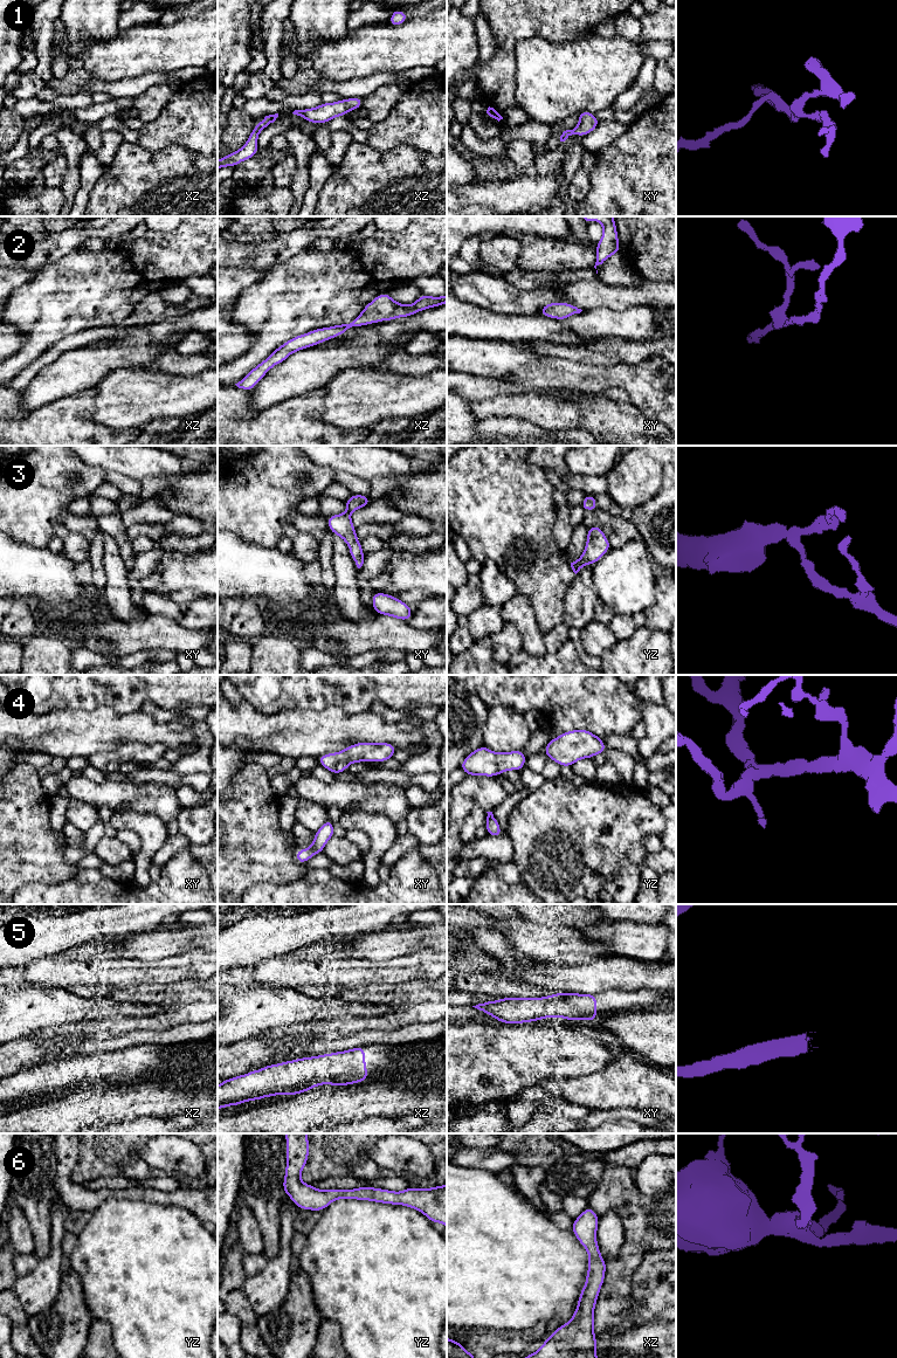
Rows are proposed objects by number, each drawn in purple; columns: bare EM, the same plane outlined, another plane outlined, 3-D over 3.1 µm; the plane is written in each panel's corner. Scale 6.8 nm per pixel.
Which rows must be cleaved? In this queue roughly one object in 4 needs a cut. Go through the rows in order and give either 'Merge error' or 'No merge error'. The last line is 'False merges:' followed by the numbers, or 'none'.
1: No merge error
2: No merge error
3: No merge error
4: No merge error
5: No merge error
6: No merge error
False merges: none

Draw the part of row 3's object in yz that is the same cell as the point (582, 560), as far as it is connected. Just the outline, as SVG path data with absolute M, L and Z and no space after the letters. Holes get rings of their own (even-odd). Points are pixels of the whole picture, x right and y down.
M600 526L588 528L584 554L571 563L573 572L577 574L581 567L589 563L594 565L610 547L612 546Z

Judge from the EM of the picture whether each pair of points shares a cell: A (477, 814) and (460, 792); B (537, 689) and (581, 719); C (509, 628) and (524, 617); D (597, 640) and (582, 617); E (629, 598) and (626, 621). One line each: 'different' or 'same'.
A: different
B: same
C: different
D: different
E: different

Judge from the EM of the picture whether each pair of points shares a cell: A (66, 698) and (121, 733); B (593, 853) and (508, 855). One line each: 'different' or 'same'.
A: different
B: different

